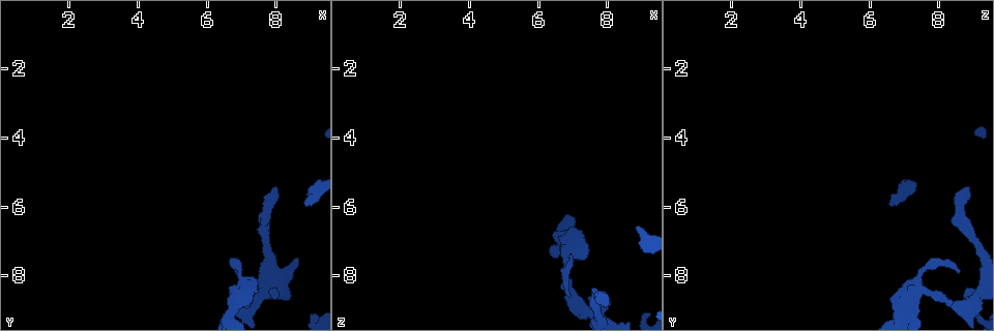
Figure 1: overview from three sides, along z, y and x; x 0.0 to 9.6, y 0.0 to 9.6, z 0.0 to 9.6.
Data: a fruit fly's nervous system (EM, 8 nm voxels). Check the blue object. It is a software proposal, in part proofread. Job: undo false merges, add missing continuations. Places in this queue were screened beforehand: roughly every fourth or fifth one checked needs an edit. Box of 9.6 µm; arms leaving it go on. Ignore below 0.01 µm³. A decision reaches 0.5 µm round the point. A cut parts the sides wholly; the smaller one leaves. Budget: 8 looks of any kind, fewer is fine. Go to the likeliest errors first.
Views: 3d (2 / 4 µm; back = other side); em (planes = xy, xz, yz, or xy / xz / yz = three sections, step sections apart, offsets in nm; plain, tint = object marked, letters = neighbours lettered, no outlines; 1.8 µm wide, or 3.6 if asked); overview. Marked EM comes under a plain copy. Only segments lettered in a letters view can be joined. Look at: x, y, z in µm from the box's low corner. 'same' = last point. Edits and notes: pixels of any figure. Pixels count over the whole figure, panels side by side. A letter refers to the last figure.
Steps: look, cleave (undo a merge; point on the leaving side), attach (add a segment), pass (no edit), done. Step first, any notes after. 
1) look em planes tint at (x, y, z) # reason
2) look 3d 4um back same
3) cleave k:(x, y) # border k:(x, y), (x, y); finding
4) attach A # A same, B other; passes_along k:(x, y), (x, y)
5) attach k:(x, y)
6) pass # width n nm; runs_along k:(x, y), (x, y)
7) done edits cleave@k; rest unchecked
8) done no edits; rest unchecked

look em planes tint at (6.90, 8.45, 7.35) # looks like a crossing

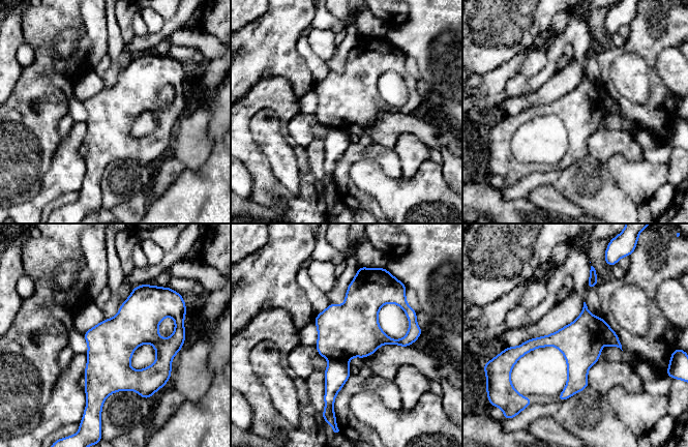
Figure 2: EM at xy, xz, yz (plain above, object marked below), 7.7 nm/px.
look em planes letters same # see the neighbours

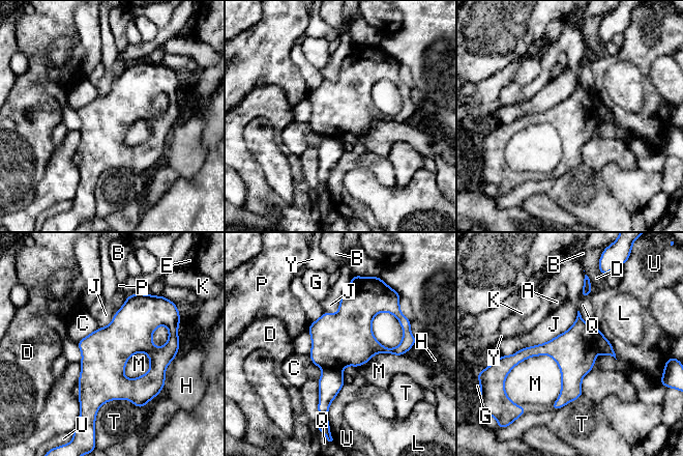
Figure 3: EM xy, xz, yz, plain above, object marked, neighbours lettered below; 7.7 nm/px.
cleave 3:(337, 340) # A other, B other, C other, D other, E other, G other, H other, J other, K other, L other, M other, P other, Q other, T other, U other, Y other; border 3:(323, 368), (331, 368), (342, 372); a second cell is stuck on

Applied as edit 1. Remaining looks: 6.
look overview # redraw

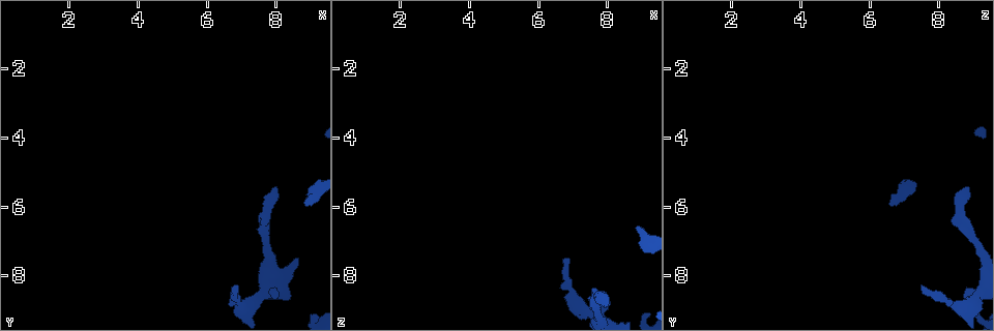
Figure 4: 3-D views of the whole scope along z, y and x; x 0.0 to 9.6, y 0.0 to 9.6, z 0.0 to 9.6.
look 3d 4um at (8.90, 6.05, 6.60) # an open end

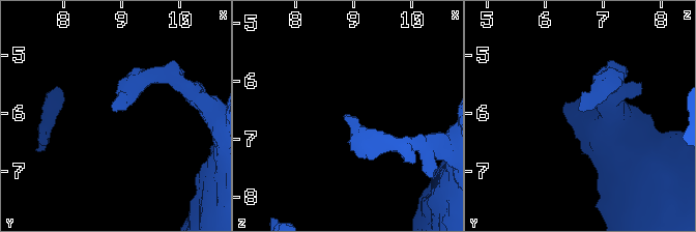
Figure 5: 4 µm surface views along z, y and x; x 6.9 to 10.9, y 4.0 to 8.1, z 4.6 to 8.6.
look em yz step 16 letters at (8.85, 6.00, 6.60) # now the EM

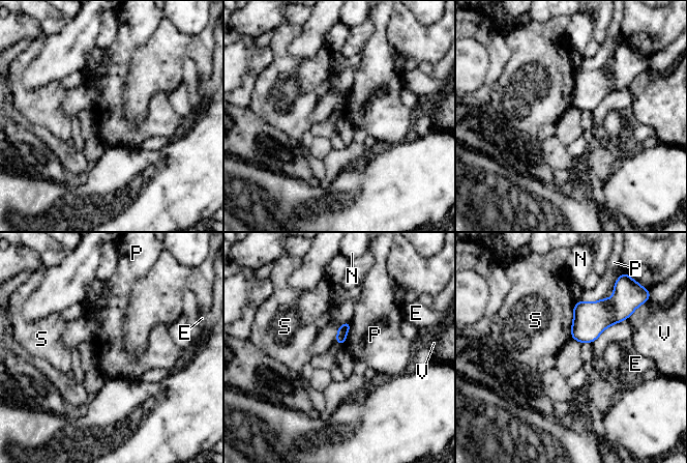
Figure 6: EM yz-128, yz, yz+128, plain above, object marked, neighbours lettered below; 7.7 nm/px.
look em planes letters same # another direction

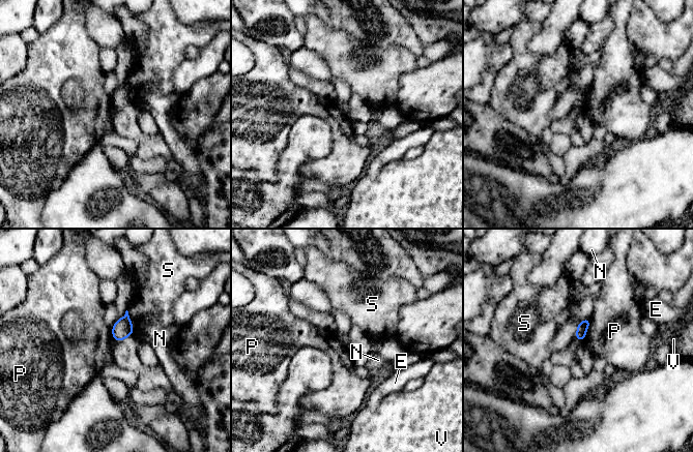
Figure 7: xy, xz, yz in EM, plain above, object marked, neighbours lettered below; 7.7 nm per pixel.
pass # E other, N other, P other, S other, V other; none of them fits

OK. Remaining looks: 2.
look em planes letters at (7.95, 5.50, 8.90) # free end

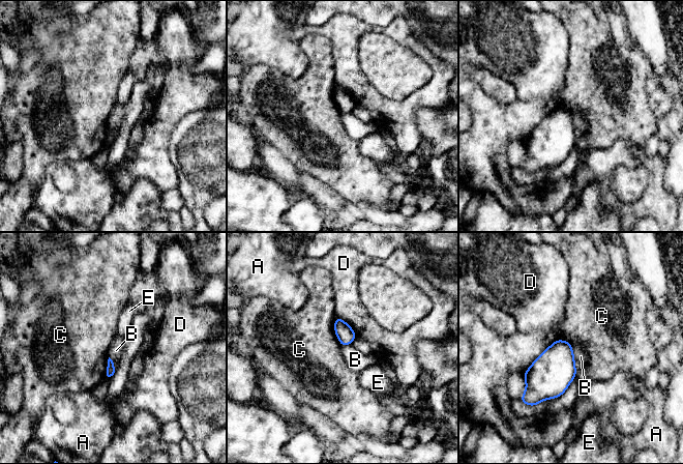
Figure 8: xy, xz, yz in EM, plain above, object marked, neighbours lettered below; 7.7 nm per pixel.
pass # A other, B other, C other, D other, E other; border 8:(571, 346), (576, 376); no lettered segment goes on from it

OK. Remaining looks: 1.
done edits cleave@3; rest unchecked

